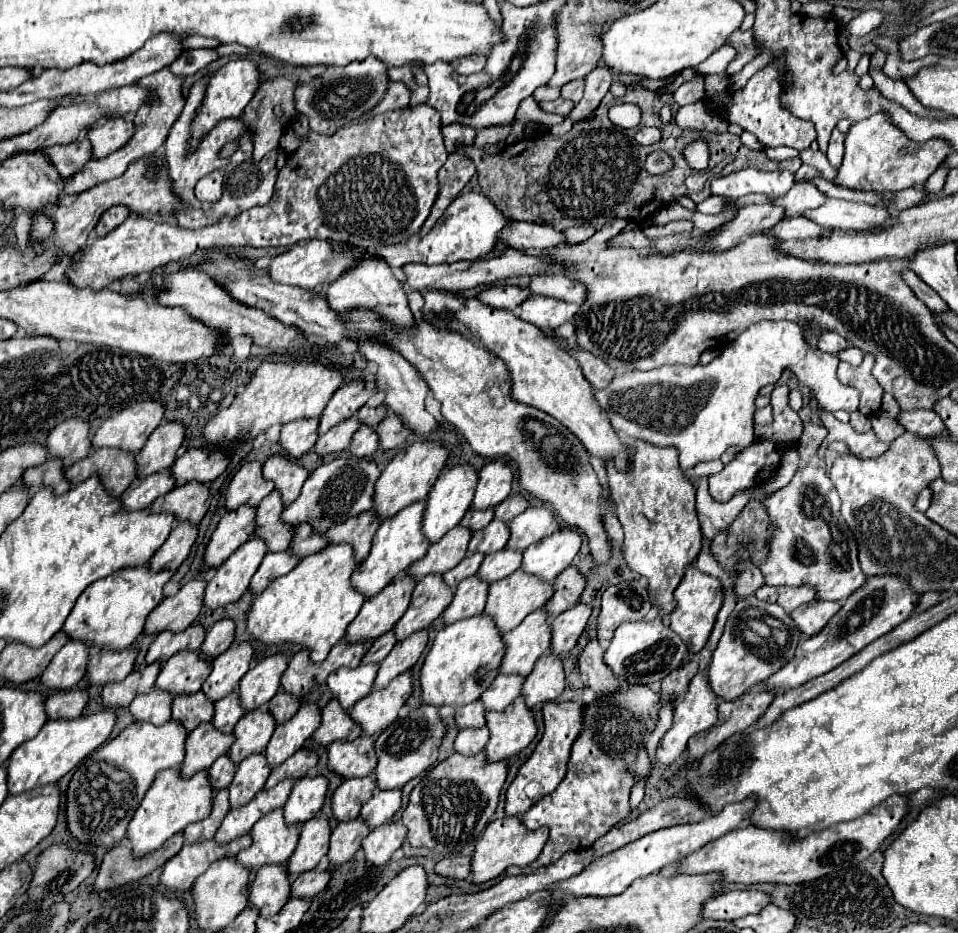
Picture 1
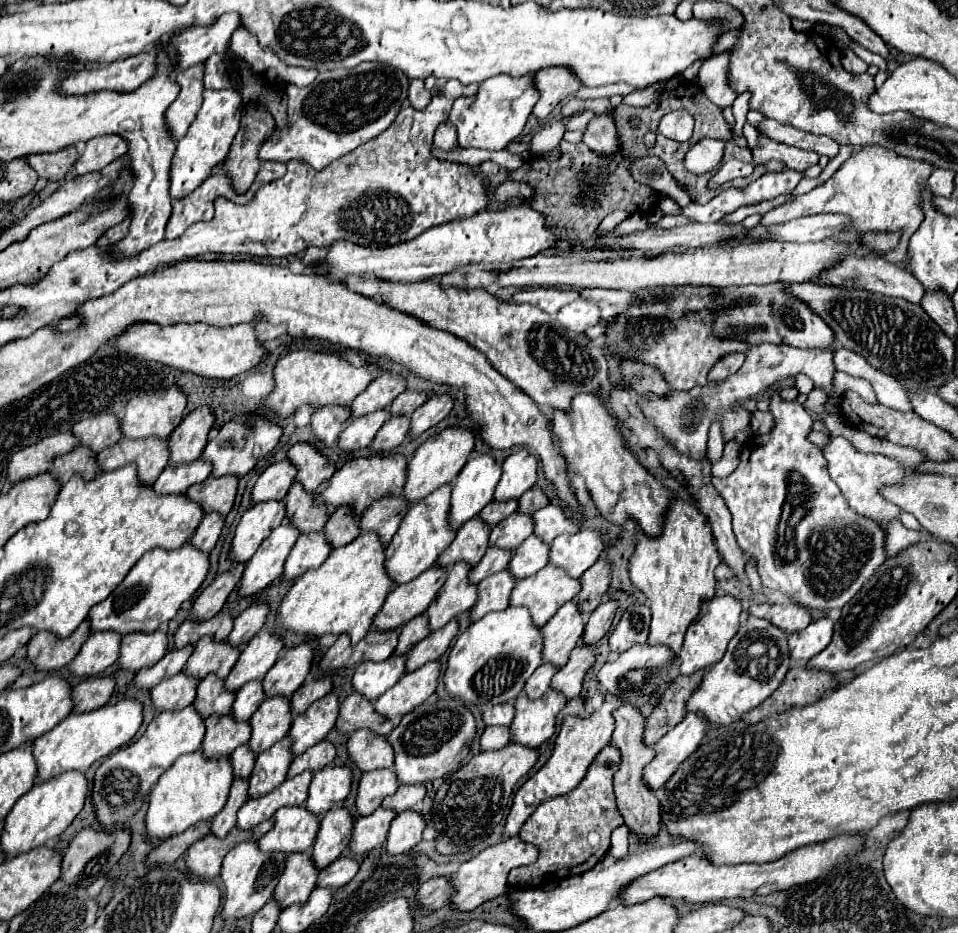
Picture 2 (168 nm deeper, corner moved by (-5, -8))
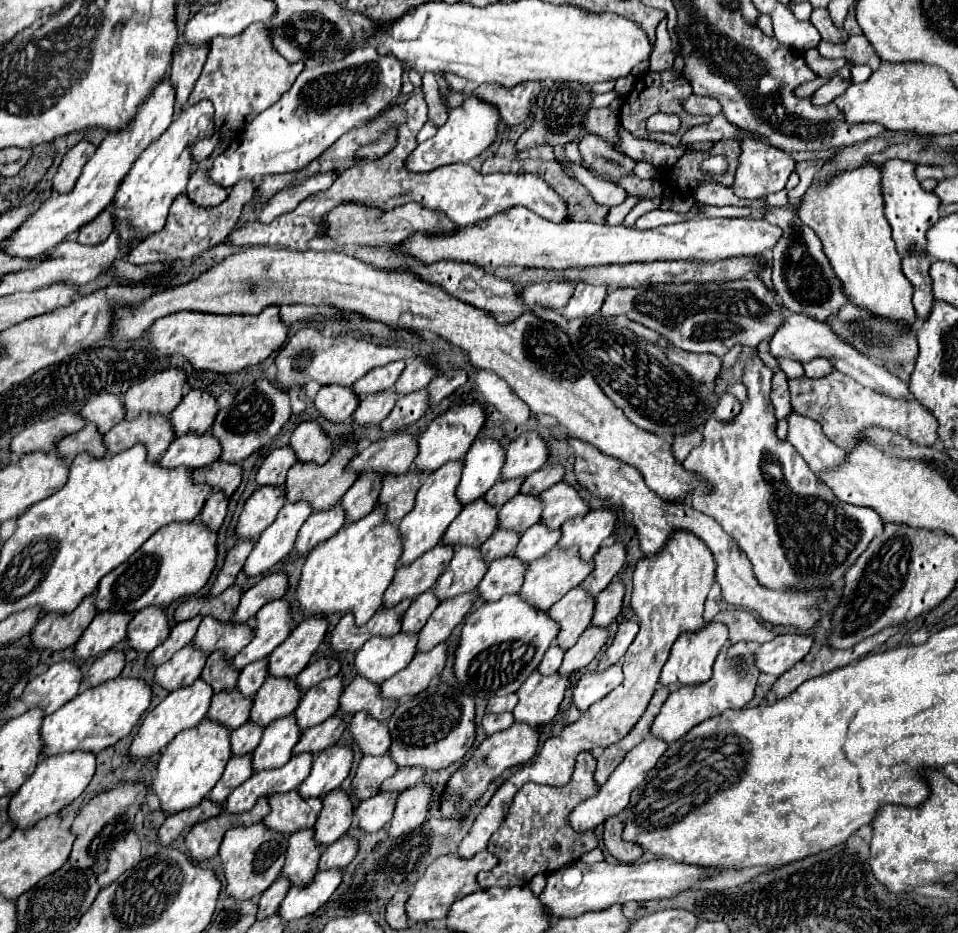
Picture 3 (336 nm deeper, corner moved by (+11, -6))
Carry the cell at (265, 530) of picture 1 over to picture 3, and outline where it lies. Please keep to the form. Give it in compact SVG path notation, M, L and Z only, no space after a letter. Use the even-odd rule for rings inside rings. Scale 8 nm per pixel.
M348 442L324 466L296 462L288 470L288 476L286 476L286 502L292 502L292 504L294 502L308 502L314 512L322 512L322 510L328 510L328 508L336 506L340 502L340 498L344 496L344 492L358 478L356 472L344 472L344 464L348 464L348 460L352 456L354 456L354 442Z

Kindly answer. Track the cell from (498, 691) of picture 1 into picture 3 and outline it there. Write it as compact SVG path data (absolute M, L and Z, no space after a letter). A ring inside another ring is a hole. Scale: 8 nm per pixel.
M550 646L548 648L548 652L544 654L544 658L542 658L542 662L538 664L538 672L542 674L542 676L550 676L552 672L556 672L556 668L560 666L560 662L562 662L562 656L564 656L564 650L560 650L558 646Z

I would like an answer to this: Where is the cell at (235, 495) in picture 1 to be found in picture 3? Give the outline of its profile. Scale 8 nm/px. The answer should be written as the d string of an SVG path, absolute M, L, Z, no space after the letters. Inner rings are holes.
M288 446L276 448L274 452L270 452L256 472L258 488L262 488L262 486L282 486L284 480L286 480L288 468L294 462L296 462L296 454Z

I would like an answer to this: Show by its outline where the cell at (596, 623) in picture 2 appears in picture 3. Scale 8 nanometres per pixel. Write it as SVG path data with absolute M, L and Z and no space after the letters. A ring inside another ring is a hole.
M612 580L608 584L608 588L604 588L598 596L596 596L596 608L594 608L594 616L592 616L592 626L608 626L620 612L622 606L622 598L624 598L624 584L620 580Z

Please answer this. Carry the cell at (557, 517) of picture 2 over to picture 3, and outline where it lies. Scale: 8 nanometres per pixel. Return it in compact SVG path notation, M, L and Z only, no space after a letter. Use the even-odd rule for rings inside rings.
M566 482L554 484L550 490L542 492L538 500L542 504L540 522L550 530L558 530L562 522L584 516L588 512L588 504Z

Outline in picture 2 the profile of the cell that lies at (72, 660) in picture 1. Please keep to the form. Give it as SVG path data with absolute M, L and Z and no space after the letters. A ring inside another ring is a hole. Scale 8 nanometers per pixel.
M92 632L68 668L80 678L102 674L118 660L120 638L116 632Z

